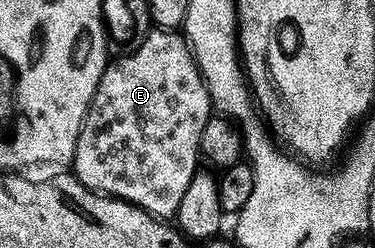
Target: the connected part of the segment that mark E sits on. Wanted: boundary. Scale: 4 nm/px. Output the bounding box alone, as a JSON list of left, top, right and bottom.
[74,29,214,221]

